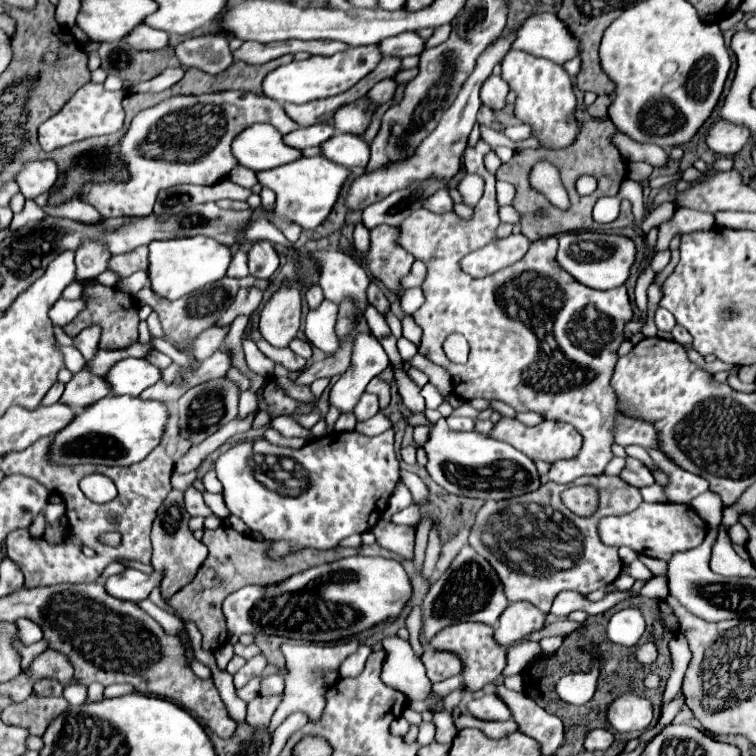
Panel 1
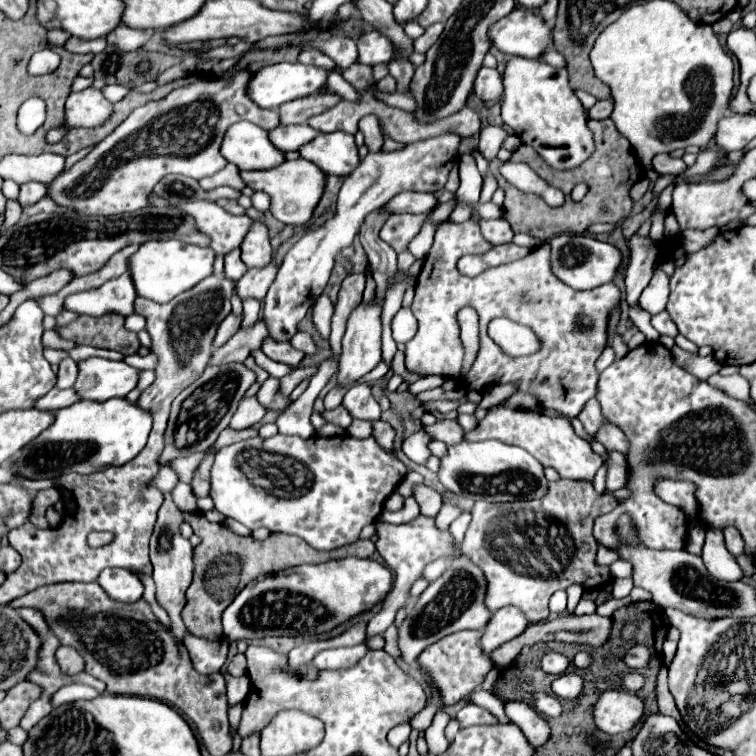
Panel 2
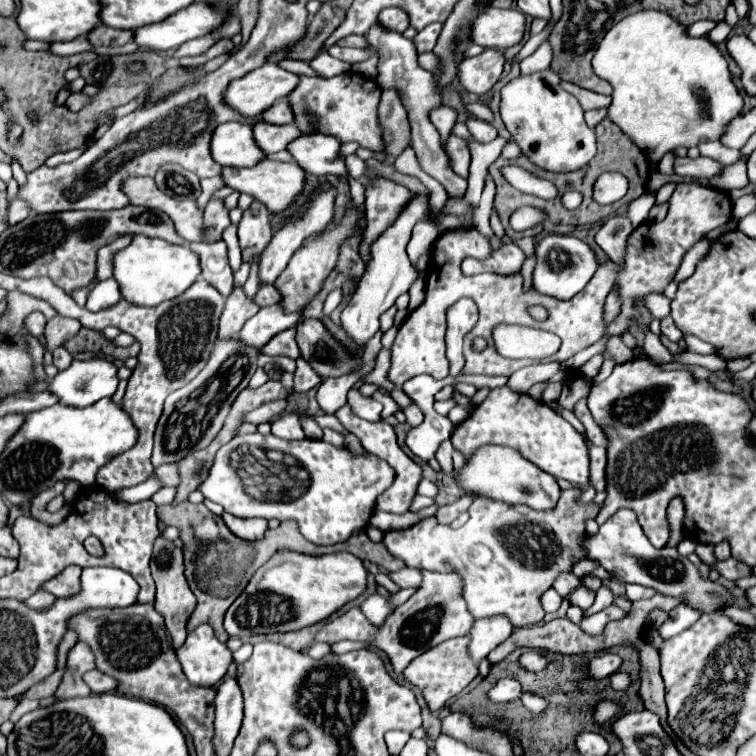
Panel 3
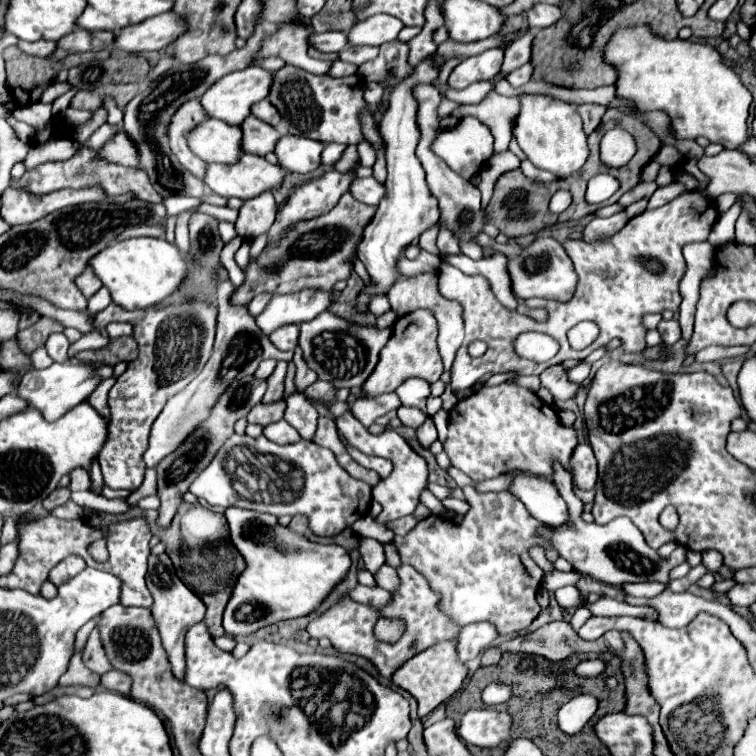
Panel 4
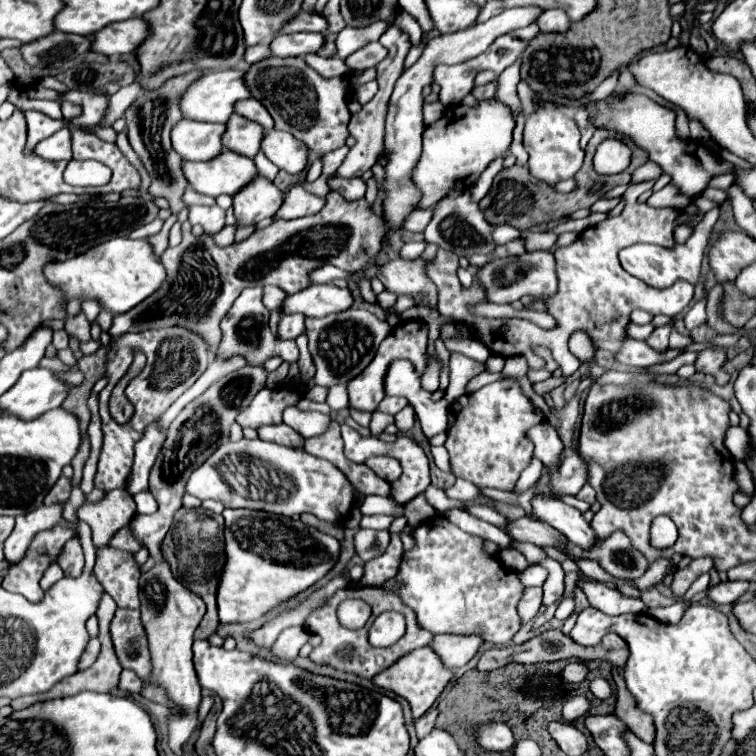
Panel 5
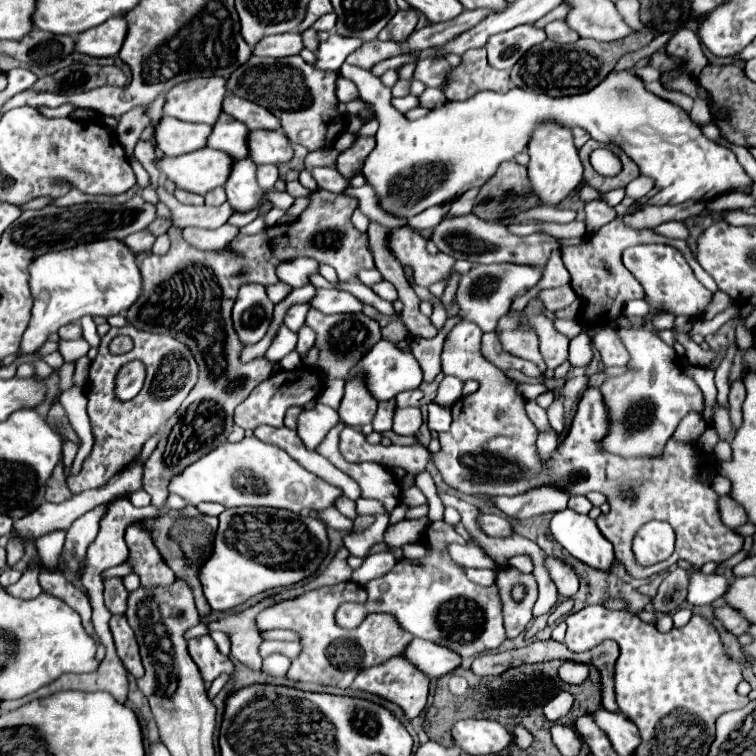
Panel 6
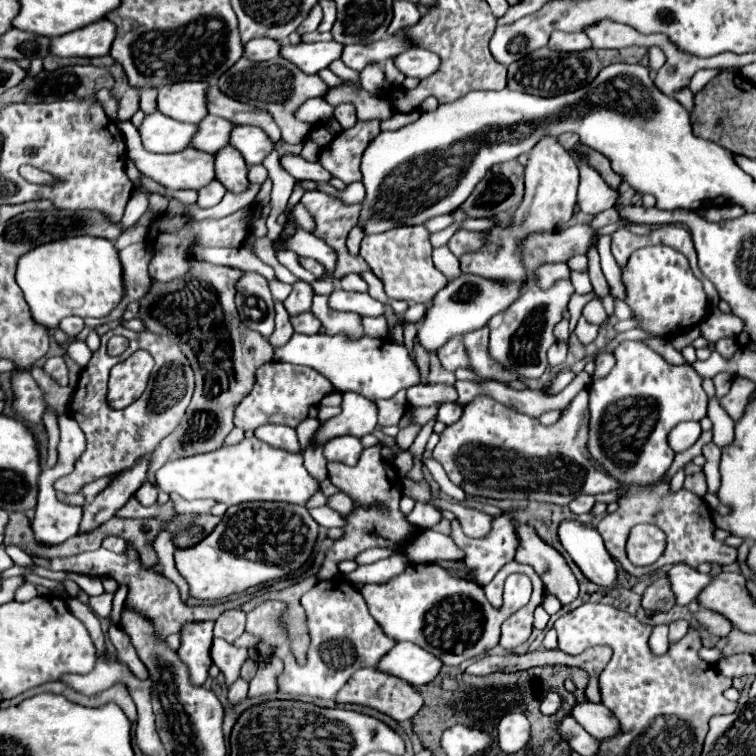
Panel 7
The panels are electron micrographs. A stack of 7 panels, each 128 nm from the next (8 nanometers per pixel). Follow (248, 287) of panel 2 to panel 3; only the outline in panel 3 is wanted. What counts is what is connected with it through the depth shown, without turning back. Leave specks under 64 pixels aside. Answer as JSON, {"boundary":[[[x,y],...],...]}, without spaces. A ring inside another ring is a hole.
{"boundary":[[[328,186],[328,188],[320,188],[312,194],[308,206],[306,206],[306,212],[304,214],[298,214],[290,220],[284,222],[284,226],[280,230],[276,230],[272,234],[272,240],[268,242],[268,246],[264,248],[262,256],[260,256],[260,282],[262,284],[270,284],[274,282],[282,272],[284,268],[288,266],[288,260],[292,258],[292,254],[300,248],[302,240],[314,232],[320,232],[334,216],[334,200],[336,200],[336,188],[334,186]]]}

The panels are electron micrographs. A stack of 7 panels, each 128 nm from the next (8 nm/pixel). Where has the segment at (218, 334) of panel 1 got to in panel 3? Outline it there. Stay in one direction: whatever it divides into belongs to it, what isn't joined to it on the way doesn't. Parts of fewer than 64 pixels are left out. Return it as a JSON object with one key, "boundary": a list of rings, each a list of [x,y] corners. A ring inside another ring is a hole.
{"boundary":[[[242,286],[234,289],[234,292],[228,296],[224,312],[220,316],[220,336],[228,338],[236,332],[240,332],[240,328],[244,326],[244,322],[256,314],[260,308],[258,304],[254,304],[252,300],[248,300],[248,296],[244,294]]]}

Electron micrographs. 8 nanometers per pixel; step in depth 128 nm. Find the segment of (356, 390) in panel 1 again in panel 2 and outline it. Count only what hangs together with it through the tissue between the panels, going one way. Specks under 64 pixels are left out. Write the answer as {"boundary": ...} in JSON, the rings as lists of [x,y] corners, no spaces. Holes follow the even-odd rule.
{"boundary":[[[376,298],[372,302],[360,302],[352,314],[348,316],[346,332],[342,338],[342,356],[340,356],[340,370],[338,370],[338,382],[340,384],[352,384],[366,372],[370,372],[382,358],[380,352],[380,334],[382,334],[382,324],[380,324],[380,314],[382,314],[382,304],[384,300]]]}

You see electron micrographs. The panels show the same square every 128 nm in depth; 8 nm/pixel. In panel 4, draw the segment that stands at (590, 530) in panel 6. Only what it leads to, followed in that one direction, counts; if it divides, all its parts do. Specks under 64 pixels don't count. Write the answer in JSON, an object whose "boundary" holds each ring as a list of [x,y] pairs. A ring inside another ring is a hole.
{"boundary":[[[518,476],[514,478],[510,492],[520,498],[526,506],[526,510],[540,522],[548,526],[562,526],[570,520],[568,506],[564,498],[556,492],[554,484],[542,478],[526,478]]]}

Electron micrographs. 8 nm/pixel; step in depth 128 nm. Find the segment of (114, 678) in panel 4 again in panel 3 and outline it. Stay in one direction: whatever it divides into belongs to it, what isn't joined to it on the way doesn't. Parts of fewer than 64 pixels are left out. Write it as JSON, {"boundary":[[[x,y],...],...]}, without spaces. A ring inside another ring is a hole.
{"boundary":[[[92,670],[92,672],[86,672],[84,674],[84,682],[96,692],[96,694],[102,694],[102,692],[114,692],[118,688],[118,680],[100,672],[100,670]]]}

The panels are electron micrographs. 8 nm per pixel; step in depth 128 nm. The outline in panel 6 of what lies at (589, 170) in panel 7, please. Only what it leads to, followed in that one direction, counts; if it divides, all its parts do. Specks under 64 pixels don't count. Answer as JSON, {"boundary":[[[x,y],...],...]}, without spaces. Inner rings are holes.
{"boundary":[[[600,198],[586,202],[584,212],[586,212],[586,222],[588,222],[588,236],[594,236],[602,228],[602,224],[614,220],[616,216],[614,208],[610,208],[606,200],[600,200]],[[630,300],[626,306],[624,306],[624,314],[626,316],[640,316],[640,318],[644,318],[648,312],[650,312],[650,308],[646,306],[646,308],[640,308],[642,306],[642,300]]]}

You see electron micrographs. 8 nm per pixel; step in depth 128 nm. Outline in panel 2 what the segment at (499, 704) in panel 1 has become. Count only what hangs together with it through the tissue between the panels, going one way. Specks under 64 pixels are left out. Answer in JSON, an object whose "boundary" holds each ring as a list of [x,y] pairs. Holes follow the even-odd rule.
{"boundary":[[[466,704],[466,706],[456,714],[456,720],[458,720],[460,728],[474,726],[474,724],[494,724],[494,722],[496,722],[496,718],[494,718],[488,710],[480,708],[480,706],[476,706],[476,704]]]}

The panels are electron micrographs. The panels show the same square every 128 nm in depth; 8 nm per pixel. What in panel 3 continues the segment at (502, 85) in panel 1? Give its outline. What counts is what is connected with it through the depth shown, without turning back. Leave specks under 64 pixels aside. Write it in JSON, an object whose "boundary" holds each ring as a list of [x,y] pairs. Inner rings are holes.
{"boundary":[[[486,48],[482,54],[462,60],[458,64],[458,80],[464,90],[474,94],[488,92],[500,78],[504,54],[496,48]]]}

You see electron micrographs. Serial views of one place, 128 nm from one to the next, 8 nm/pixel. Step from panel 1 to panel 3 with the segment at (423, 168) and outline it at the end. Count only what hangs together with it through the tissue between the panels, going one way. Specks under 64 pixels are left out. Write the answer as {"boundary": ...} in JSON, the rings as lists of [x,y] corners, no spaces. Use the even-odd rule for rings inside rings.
{"boundary":[[[350,208],[346,212],[346,216],[342,218],[342,222],[332,230],[332,232],[324,232],[318,240],[310,242],[308,246],[300,248],[294,252],[292,260],[288,262],[286,270],[280,274],[280,278],[274,282],[276,288],[280,290],[282,294],[282,304],[286,310],[298,310],[298,308],[304,308],[322,288],[324,280],[328,278],[328,274],[334,270],[336,262],[338,262],[338,252],[340,252],[340,246],[344,244],[344,240],[348,236],[352,236],[354,232],[358,232],[358,214],[354,208]],[[308,288],[308,290],[306,290]],[[306,292],[310,292],[308,300],[306,300]]]}

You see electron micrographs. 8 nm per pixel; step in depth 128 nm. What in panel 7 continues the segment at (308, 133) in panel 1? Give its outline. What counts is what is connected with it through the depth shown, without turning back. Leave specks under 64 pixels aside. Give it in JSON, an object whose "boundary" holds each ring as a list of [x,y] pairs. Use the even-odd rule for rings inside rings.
{"boundary":[[[208,114],[198,124],[198,130],[192,136],[190,146],[196,150],[202,150],[202,152],[216,152],[228,144],[230,130],[232,130],[232,124],[228,120]]]}

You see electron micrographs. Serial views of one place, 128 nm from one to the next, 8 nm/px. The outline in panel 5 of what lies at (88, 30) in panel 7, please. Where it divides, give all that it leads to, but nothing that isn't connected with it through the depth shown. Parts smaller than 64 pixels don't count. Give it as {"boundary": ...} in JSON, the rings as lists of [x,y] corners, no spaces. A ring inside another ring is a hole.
{"boundary":[[[142,18],[112,22],[94,34],[92,50],[104,56],[130,54],[134,52],[134,44],[144,40],[144,36],[148,36],[148,26]]]}

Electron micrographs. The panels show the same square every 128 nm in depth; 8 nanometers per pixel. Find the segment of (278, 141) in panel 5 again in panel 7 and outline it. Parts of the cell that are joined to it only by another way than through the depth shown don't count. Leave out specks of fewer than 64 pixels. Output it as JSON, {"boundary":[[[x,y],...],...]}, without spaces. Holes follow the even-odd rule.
{"boundary":[[[238,124],[236,128],[232,128],[230,144],[242,154],[246,164],[260,164],[274,148],[270,138],[260,128],[246,124]]]}

